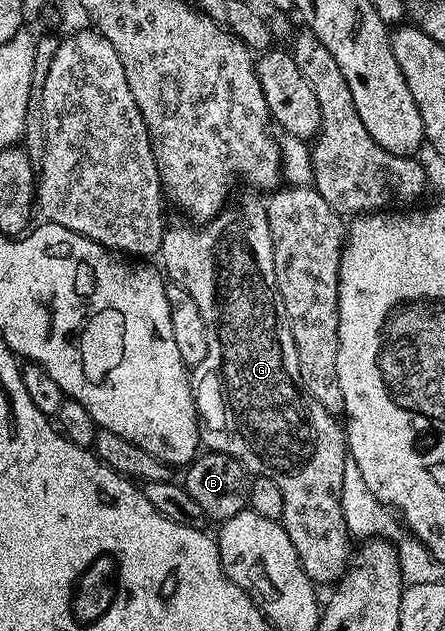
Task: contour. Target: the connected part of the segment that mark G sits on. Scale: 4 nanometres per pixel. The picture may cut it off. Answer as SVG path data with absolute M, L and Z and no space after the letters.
M257 194L246 195L239 203L231 202L223 207L217 217L203 222L193 231L190 227L170 227L167 226L162 232L162 250L160 252L161 270L165 278L171 283L178 283L196 301L196 306L200 308L200 313L204 317L204 329L208 329L208 354L204 356L204 361L192 375L192 390L194 393L194 406L198 408L200 420L200 443L206 451L223 451L225 455L236 457L240 465L244 465L251 476L263 475L272 477L276 481L276 486L280 488L280 494L284 496L284 513L280 520L283 529L292 537L292 546L296 549L296 557L300 557L300 565L304 573L316 585L322 583L337 584L338 580L346 574L352 563L352 547L350 542L352 536L350 530L346 528L344 521L344 509L342 508L342 486L344 485L344 465L348 461L348 448L346 445L346 433L343 424L308 389L304 389L302 378L300 377L300 365L296 357L296 345L292 341L292 329L288 325L288 317L284 309L284 301L280 297L280 289L276 285L276 269L274 268L274 254L272 253L272 237L268 229L268 217L266 216L265 202Z

